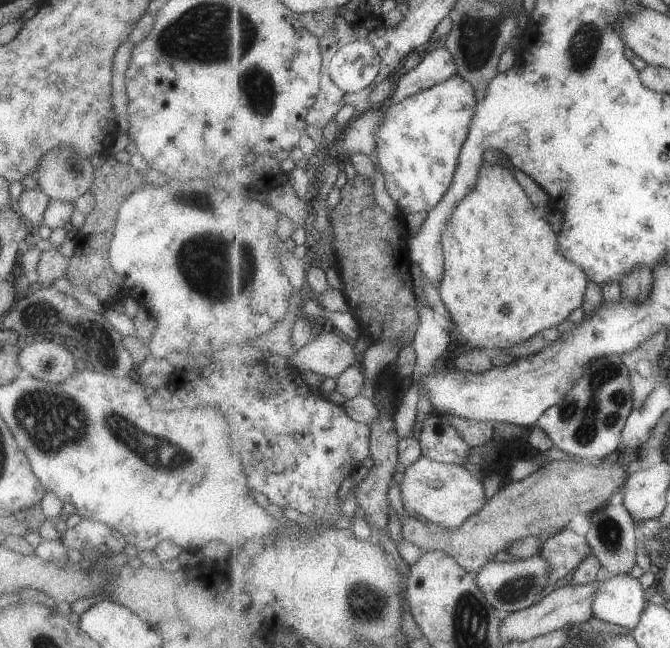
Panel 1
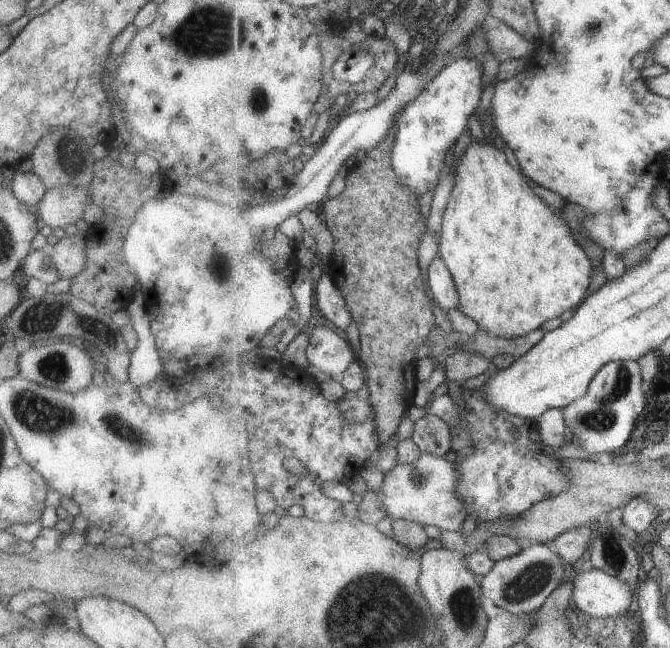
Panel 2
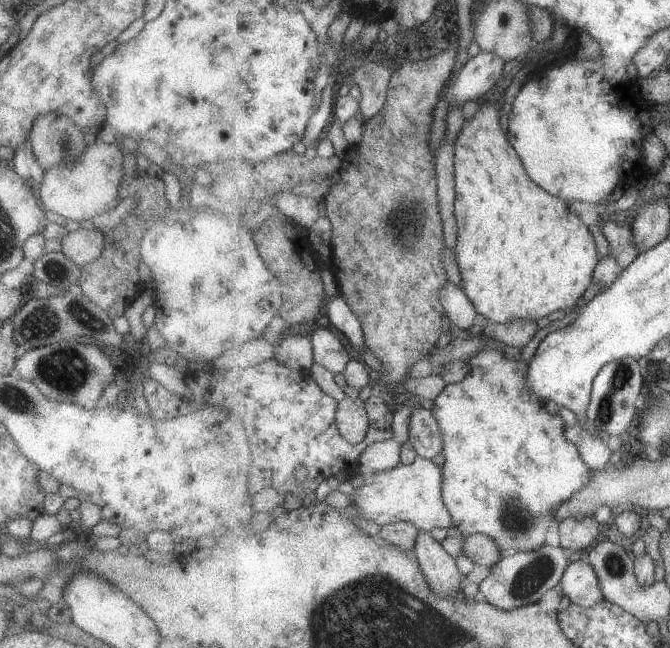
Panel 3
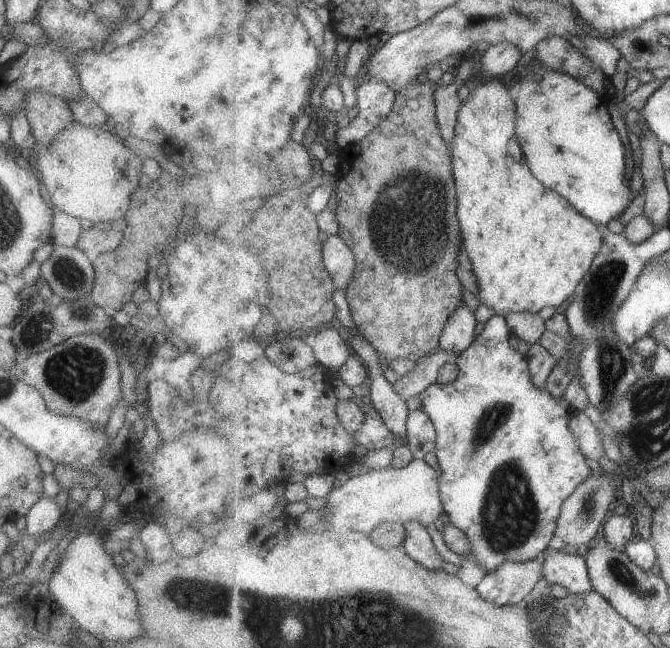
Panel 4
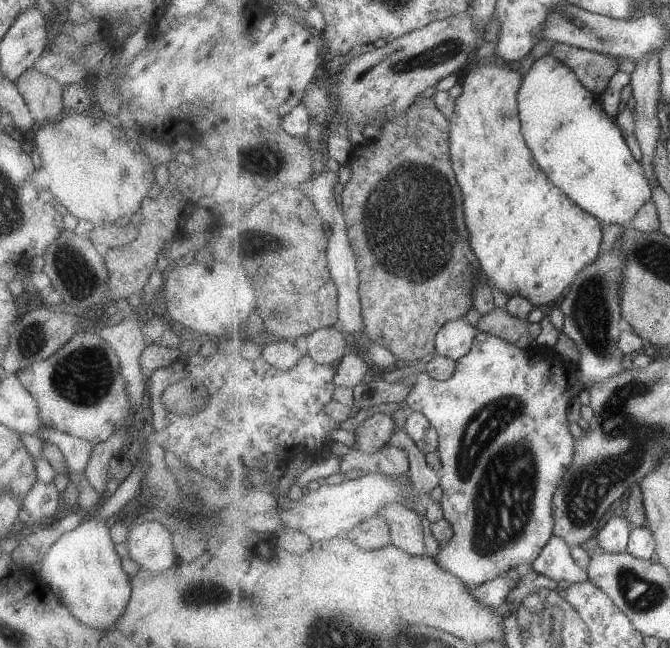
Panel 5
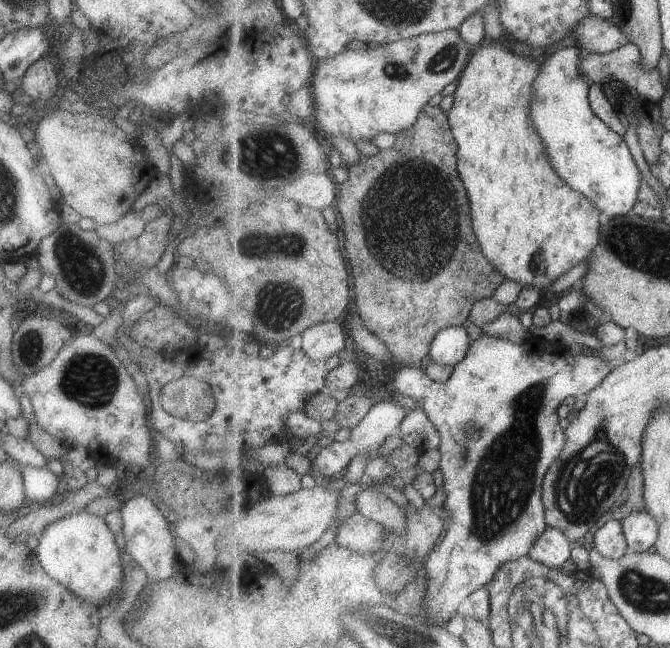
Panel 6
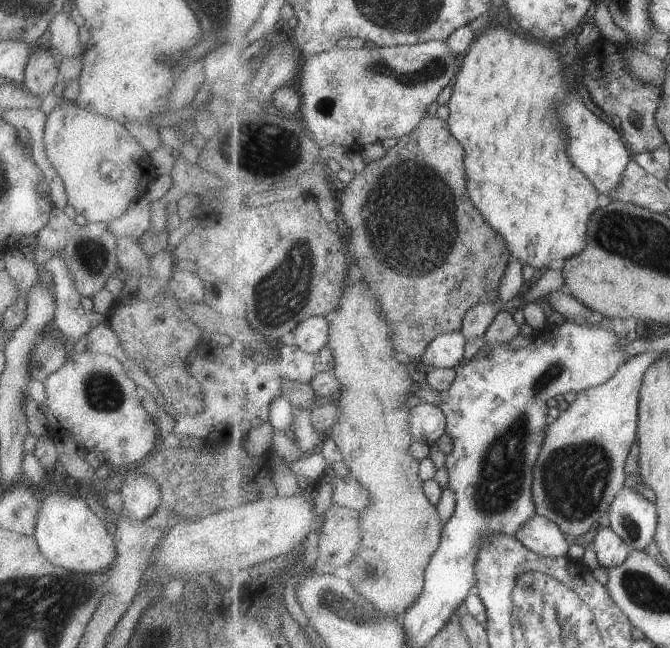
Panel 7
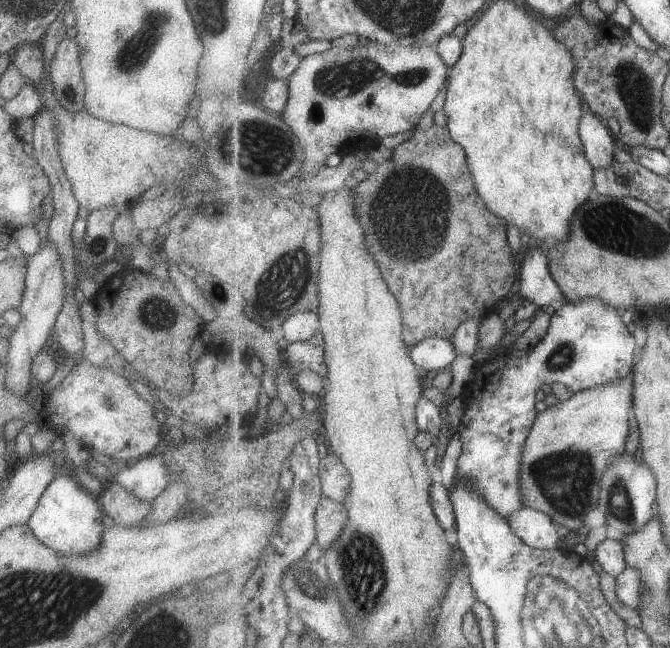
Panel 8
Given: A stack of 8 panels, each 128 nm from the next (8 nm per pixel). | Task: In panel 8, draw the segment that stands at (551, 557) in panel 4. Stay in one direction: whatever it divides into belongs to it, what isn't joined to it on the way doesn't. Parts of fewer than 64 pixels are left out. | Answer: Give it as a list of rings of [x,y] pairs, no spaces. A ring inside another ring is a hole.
[[[525,506],[506,518],[511,530],[533,548],[553,550],[562,547],[563,537],[559,536],[557,524],[547,513]]]

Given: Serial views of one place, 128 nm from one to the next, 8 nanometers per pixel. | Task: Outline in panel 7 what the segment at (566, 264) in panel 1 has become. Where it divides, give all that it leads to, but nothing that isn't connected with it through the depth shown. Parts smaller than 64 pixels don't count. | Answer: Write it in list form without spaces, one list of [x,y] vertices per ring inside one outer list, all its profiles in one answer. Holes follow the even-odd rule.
[[[503,26],[490,27],[487,32],[480,34],[471,44],[470,49],[465,54],[463,64],[455,76],[453,85],[453,93],[448,101],[451,116],[449,124],[451,132],[455,132],[455,136],[459,136],[459,142],[465,146],[467,156],[465,156],[465,168],[467,168],[467,186],[471,192],[471,200],[473,204],[479,208],[479,212],[483,214],[483,218],[487,220],[487,224],[491,228],[495,228],[507,242],[509,250],[517,260],[521,260],[522,264],[528,264],[535,270],[541,268],[549,268],[551,262],[555,260],[566,260],[571,256],[577,256],[587,248],[587,230],[589,230],[589,220],[593,216],[593,212],[597,210],[603,203],[601,192],[595,188],[595,184],[571,162],[569,154],[565,152],[565,144],[563,144],[563,130],[557,122],[555,116],[555,104],[559,100],[559,96],[567,96],[571,94],[567,90],[566,70],[562,67],[560,54],[552,47],[543,45],[543,42],[527,41],[518,36],[513,30],[506,29]]]

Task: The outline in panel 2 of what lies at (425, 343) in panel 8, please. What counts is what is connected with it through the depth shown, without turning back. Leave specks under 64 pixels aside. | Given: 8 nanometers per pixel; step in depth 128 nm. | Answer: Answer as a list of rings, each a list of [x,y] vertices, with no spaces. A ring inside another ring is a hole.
[[[439,255],[427,267],[427,273],[430,293],[439,307],[447,311],[459,310],[459,292],[453,274]]]

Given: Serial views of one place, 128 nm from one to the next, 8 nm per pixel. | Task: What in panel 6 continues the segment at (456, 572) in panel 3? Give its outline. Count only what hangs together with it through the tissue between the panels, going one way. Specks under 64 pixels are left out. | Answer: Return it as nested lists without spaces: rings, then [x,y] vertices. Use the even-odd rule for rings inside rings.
[[[377,485],[357,494],[355,506],[360,513],[382,524],[389,532],[401,534],[407,528],[407,512],[403,512],[399,505],[379,492]]]

